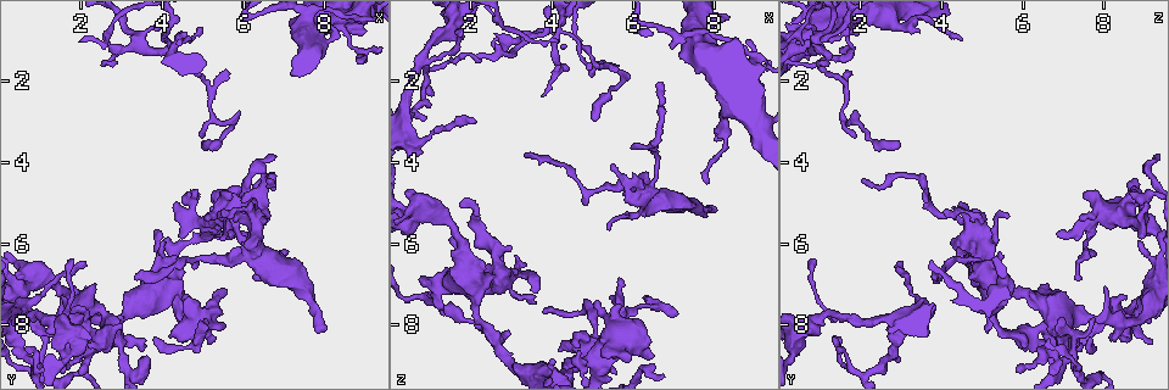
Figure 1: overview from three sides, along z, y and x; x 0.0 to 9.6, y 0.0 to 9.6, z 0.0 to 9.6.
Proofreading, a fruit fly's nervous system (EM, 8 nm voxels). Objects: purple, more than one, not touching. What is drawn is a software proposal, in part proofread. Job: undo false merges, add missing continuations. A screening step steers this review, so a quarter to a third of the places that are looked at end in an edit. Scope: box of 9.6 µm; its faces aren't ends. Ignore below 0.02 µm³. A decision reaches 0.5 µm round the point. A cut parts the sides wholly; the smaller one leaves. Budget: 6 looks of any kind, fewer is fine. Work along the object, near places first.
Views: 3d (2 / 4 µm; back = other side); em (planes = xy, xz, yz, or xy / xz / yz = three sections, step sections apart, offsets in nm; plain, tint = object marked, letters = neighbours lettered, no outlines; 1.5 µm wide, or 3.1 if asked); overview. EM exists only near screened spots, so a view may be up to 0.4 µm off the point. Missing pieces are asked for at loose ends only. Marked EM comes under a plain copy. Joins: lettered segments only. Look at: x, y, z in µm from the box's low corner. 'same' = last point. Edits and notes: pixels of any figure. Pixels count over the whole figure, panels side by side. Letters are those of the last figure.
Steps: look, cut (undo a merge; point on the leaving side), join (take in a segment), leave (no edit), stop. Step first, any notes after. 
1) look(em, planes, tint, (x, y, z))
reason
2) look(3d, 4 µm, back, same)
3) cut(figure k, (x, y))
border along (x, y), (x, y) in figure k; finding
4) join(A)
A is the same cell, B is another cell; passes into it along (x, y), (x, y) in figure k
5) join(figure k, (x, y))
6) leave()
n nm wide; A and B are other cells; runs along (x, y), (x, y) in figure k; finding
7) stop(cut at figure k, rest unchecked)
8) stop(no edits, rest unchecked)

look(3d, 2 µm, (3.30, 6.95, 3.75))
tapers out

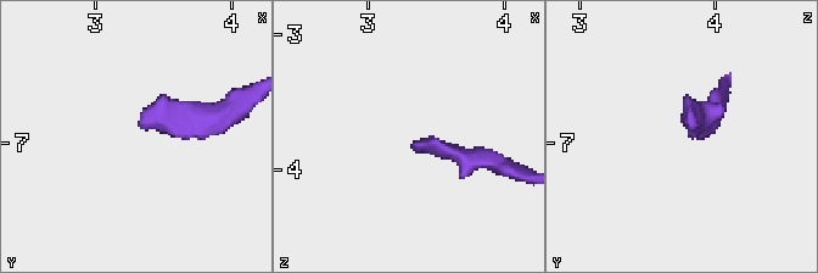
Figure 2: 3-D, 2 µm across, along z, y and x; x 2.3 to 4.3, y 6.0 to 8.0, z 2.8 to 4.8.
look(em, planes, tint, (3.34, 6.88, 3.82))

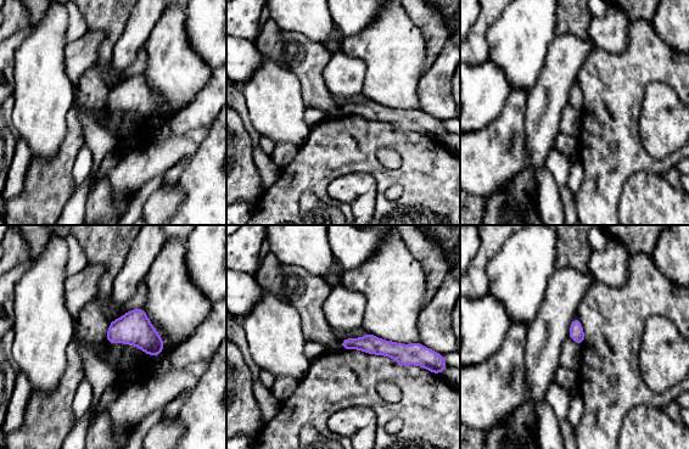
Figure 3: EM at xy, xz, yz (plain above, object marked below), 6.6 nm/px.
look(em, planes, letters, same)
see the neighbours

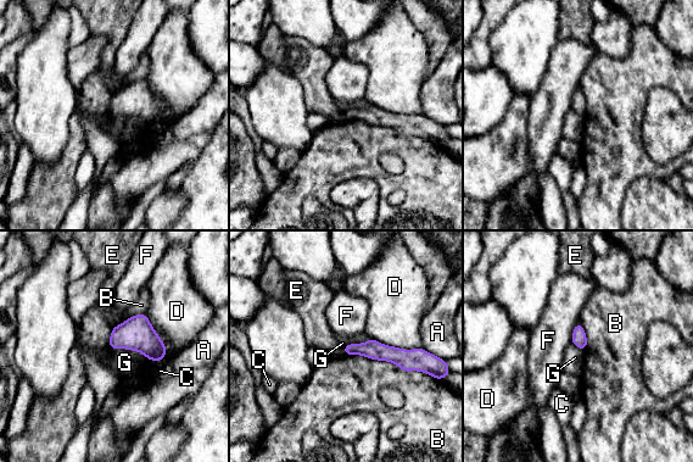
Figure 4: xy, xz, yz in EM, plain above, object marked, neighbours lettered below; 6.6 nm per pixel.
leave()
B touches over 550 nm; A, B, C, D, E, F and G are other cells; runs along (347, 349), (419, 354) in figure 4; no lettered segment goes on from it

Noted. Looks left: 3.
look(em, planes, tint, (5.45, 5.20, 4.10))
free end

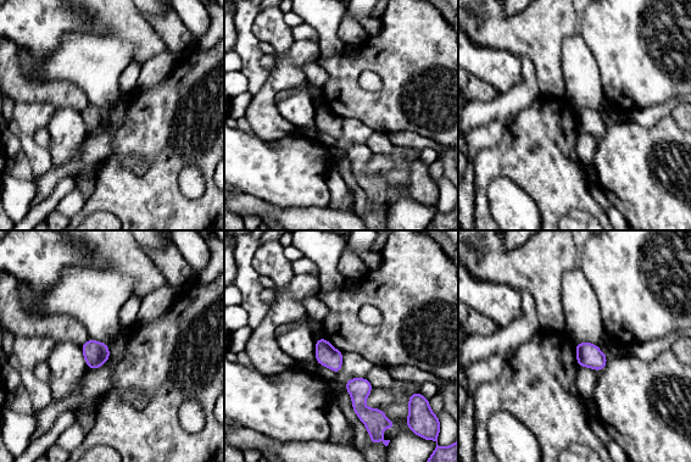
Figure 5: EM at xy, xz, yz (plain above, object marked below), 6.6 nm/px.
look(em, planes, letters, same)
what lies round it

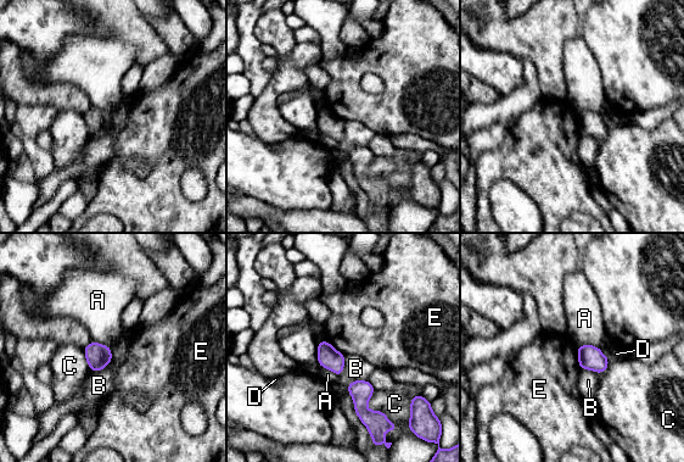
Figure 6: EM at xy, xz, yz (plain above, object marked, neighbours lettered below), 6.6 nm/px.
leave()
A, B, C, D and E are other cells; border along (375, 390), (366, 404), (369, 411) in figure 6; none of them fits

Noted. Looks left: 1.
stop(no edits, rest unchecked)

